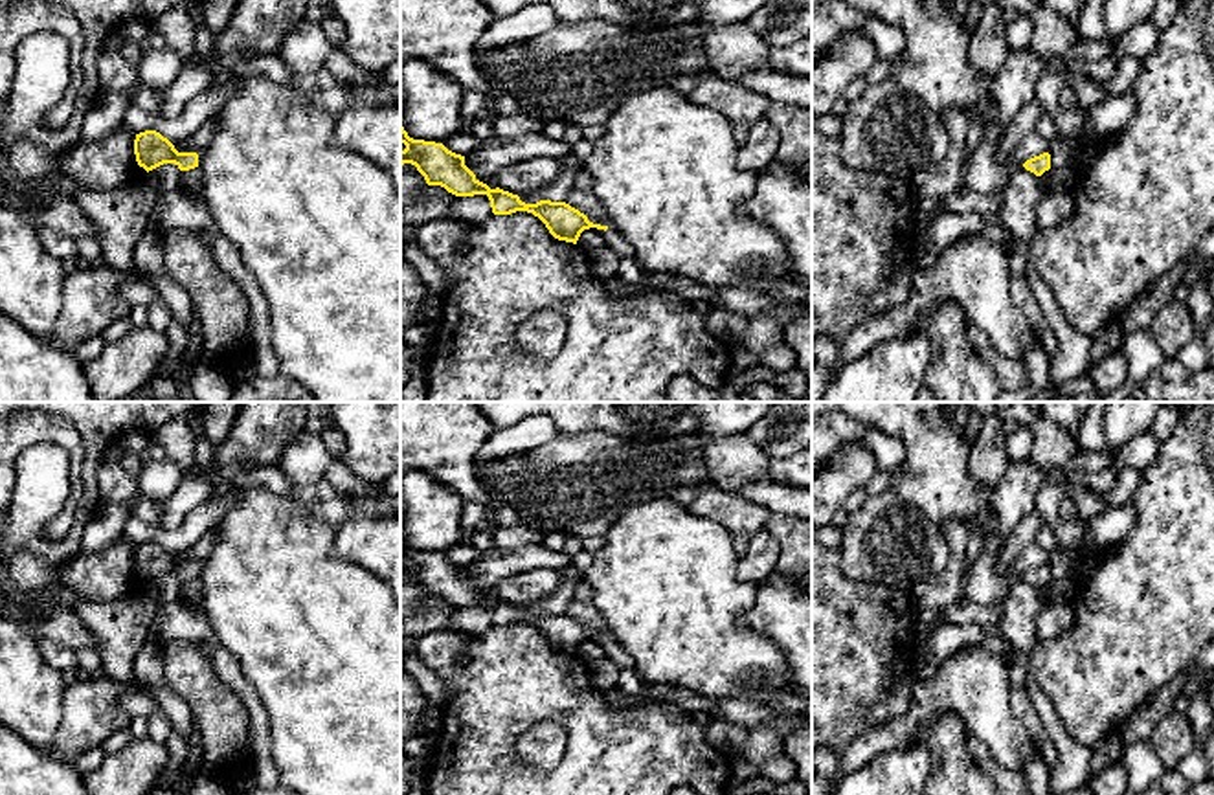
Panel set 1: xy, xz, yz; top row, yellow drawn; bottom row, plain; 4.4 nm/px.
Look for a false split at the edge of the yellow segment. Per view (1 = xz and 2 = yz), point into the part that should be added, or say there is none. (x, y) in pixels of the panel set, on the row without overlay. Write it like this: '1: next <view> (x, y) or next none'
1: next xz (614, 649)
2: next none

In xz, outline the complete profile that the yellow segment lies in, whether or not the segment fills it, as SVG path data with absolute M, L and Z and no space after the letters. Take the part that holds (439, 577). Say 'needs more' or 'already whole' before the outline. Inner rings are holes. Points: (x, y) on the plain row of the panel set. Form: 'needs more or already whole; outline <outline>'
needs more; outline M400 529L400 554L406 556L406 560L400 562L400 578L404 575L415 577L417 582L424 588L428 597L441 597L455 608L487 606L494 626L511 626L516 622L533 624L545 635L549 644L558 652L577 655L577 652L584 641L590 641L590 639L604 641L608 655L617 665L634 668L634 657L612 635L610 637L593 635L588 632L588 628L584 624L580 624L579 621L571 619L566 613L540 611L536 615L525 615L520 611L518 606L503 602L500 599L490 600L487 595L479 593L476 589L476 586L465 577L465 567L448 562L443 554L410 549L402 538L402 529Z

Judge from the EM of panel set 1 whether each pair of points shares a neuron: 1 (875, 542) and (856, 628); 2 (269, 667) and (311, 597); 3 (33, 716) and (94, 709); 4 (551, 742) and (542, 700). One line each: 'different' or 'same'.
1: different
2: same
3: different
4: different

